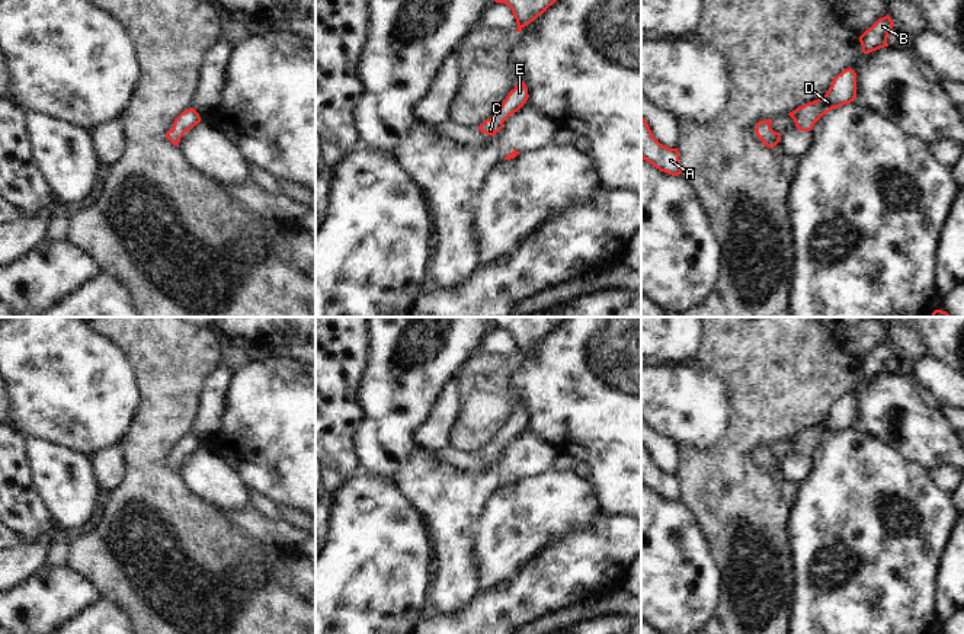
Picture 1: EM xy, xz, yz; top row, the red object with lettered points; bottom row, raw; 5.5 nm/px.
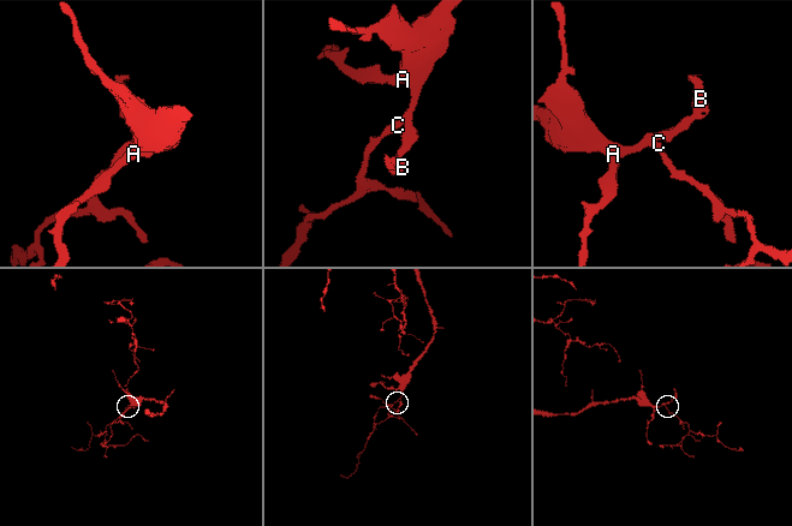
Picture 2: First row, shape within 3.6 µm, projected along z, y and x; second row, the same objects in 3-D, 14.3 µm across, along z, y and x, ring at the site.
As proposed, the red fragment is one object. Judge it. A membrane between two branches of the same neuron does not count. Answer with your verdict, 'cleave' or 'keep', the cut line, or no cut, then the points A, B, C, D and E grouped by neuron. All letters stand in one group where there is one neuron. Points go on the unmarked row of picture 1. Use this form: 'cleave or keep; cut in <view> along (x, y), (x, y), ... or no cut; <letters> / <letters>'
keep; no cut; A B C D E

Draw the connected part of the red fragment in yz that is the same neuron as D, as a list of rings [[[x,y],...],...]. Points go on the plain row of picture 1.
[[[849,393],[833,404],[827,419],[817,426],[798,432],[788,441],[794,445],[797,455],[811,457],[814,449],[835,433],[848,430],[856,423],[856,398]]]

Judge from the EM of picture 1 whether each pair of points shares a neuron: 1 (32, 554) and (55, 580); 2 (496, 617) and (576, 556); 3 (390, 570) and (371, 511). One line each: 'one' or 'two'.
1: two
2: one
3: one

